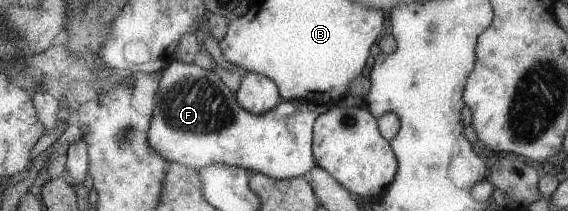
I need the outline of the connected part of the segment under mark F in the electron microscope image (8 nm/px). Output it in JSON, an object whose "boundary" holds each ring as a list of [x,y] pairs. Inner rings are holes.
{"boundary":[[[175,58],[160,70],[160,76],[155,77],[158,86],[153,97],[147,141],[166,163],[178,163],[195,169],[212,163],[227,164],[253,170],[254,173],[262,173],[273,179],[304,176],[316,166],[311,151],[311,134],[314,132],[315,118],[328,110],[331,104],[316,104],[300,99],[287,100],[281,101],[265,113],[255,115],[237,103],[213,71],[202,69],[193,62],[185,63]]]}

